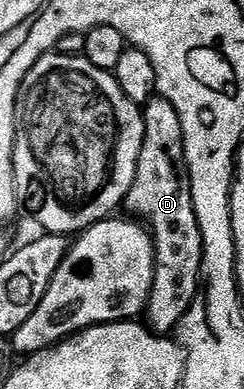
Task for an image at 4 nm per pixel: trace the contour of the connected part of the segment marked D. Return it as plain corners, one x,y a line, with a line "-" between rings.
157,95
142,106
142,112
142,151
138,155
134,183
123,208
129,209
133,218
143,222
152,235
156,262
154,283
148,296
146,324
153,333
168,335
179,326
186,311
190,311
190,303
194,303
194,295
200,289
202,231
198,231
198,219
194,215
190,195
188,168
184,165
182,119
178,119
178,111
174,111
165,97

